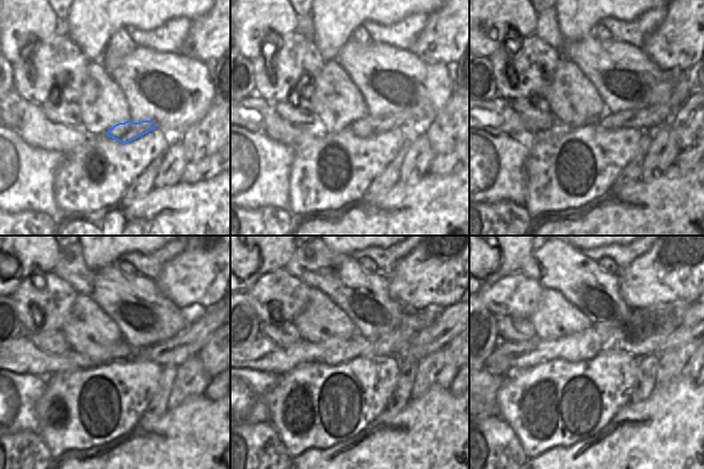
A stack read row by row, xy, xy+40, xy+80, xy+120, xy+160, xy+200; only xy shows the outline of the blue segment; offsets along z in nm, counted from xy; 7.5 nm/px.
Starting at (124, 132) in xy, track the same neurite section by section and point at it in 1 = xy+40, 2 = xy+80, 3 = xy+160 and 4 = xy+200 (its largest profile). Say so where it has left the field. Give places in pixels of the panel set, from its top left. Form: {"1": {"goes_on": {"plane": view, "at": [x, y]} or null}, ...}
{"1": {"goes_on": {"plane": "xy+40", "at": [369, 126]}}, "2": {"goes_on": {"plane": "xy+80", "at": [649, 118]}}, "3": {"goes_on": {"plane": "xy+160", "at": [447, 324]}}, "4": {"goes_on": {"plane": "xy+200", "at": [686, 332]}}}

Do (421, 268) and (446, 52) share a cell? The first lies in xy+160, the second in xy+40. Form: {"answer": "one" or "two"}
{"answer": "one"}

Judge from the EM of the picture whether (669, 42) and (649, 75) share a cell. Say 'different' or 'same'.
different

